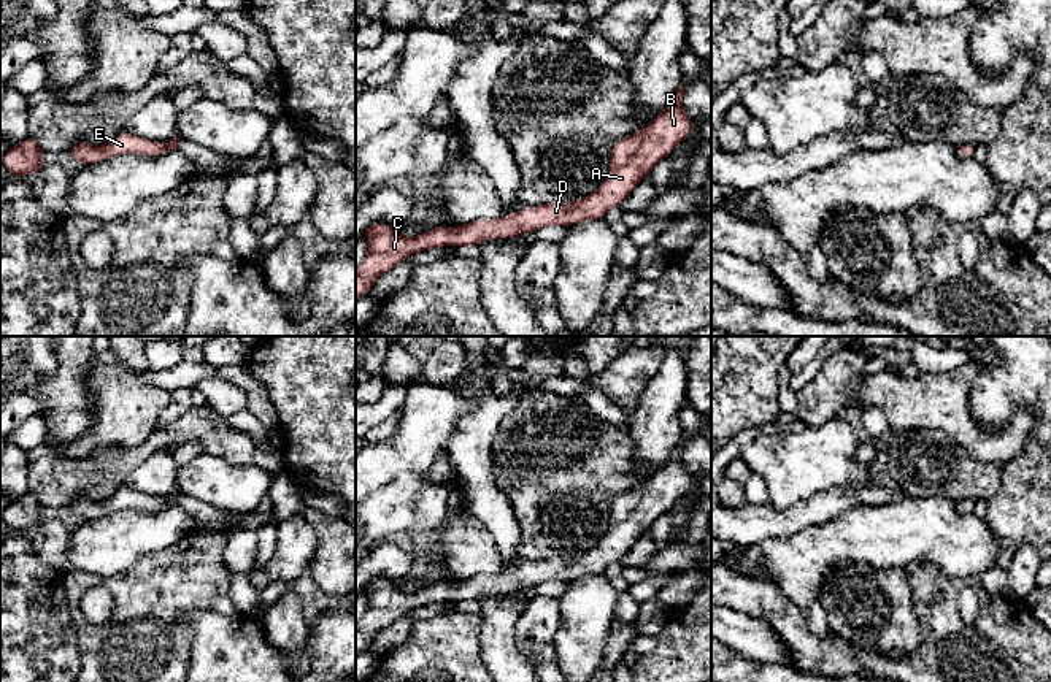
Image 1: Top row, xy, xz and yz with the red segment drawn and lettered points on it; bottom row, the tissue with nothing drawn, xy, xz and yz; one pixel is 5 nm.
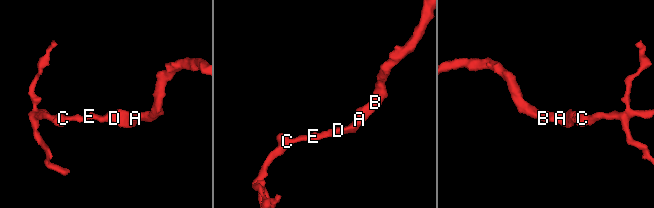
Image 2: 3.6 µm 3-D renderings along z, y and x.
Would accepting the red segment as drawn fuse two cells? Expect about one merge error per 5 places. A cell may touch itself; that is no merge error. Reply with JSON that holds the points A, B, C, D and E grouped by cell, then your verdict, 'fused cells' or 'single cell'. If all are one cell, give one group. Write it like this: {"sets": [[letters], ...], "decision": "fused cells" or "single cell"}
{"sets": [["A", "B", "C", "D", "E"]], "decision": "single cell"}

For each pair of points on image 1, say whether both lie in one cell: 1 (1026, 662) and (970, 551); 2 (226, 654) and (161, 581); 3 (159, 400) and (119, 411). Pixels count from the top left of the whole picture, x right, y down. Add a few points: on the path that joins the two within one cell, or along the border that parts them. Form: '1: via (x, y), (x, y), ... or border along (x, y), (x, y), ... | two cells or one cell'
1: border along (942, 570), (951, 576), (978, 576) | two cells
2: border along (211, 606), (184, 614), (194, 628), (189, 649) | two cells
3: via (150, 400), (129, 409) | one cell

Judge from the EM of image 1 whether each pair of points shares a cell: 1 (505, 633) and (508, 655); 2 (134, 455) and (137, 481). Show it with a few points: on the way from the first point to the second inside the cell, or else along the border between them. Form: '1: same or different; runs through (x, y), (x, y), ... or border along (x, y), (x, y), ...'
1: same; runs through (505, 638), (505, 651)
2: different; border along (169, 451), (157, 449), (150, 454), (123, 484)

